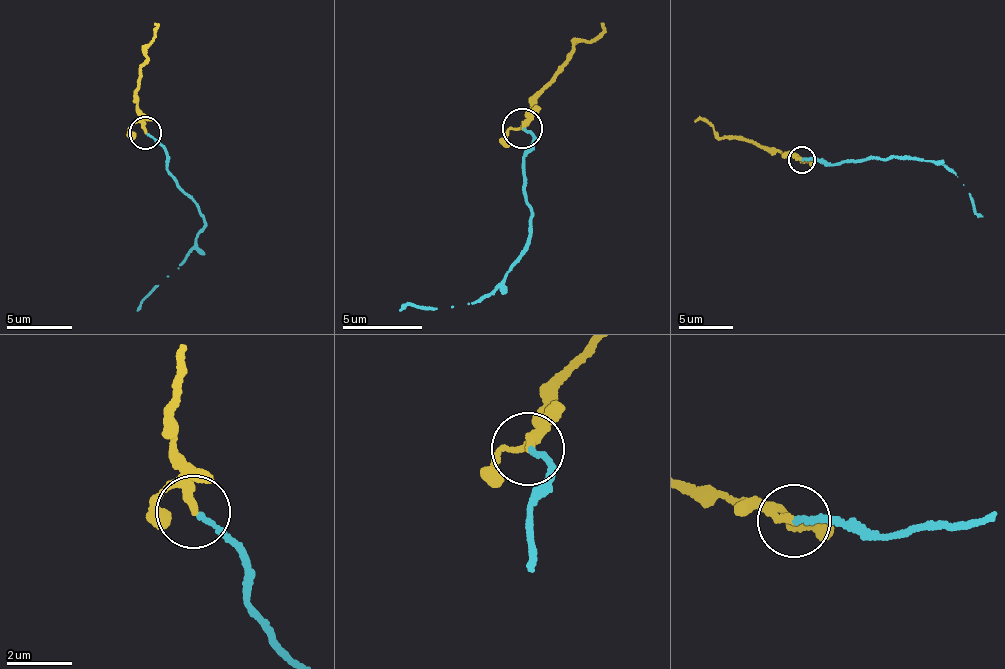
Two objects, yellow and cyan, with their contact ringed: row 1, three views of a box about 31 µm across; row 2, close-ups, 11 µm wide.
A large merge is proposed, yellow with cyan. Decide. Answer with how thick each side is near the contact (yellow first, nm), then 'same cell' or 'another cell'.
180 nm thick on the yellow side, 170 nm on the other; same cell

